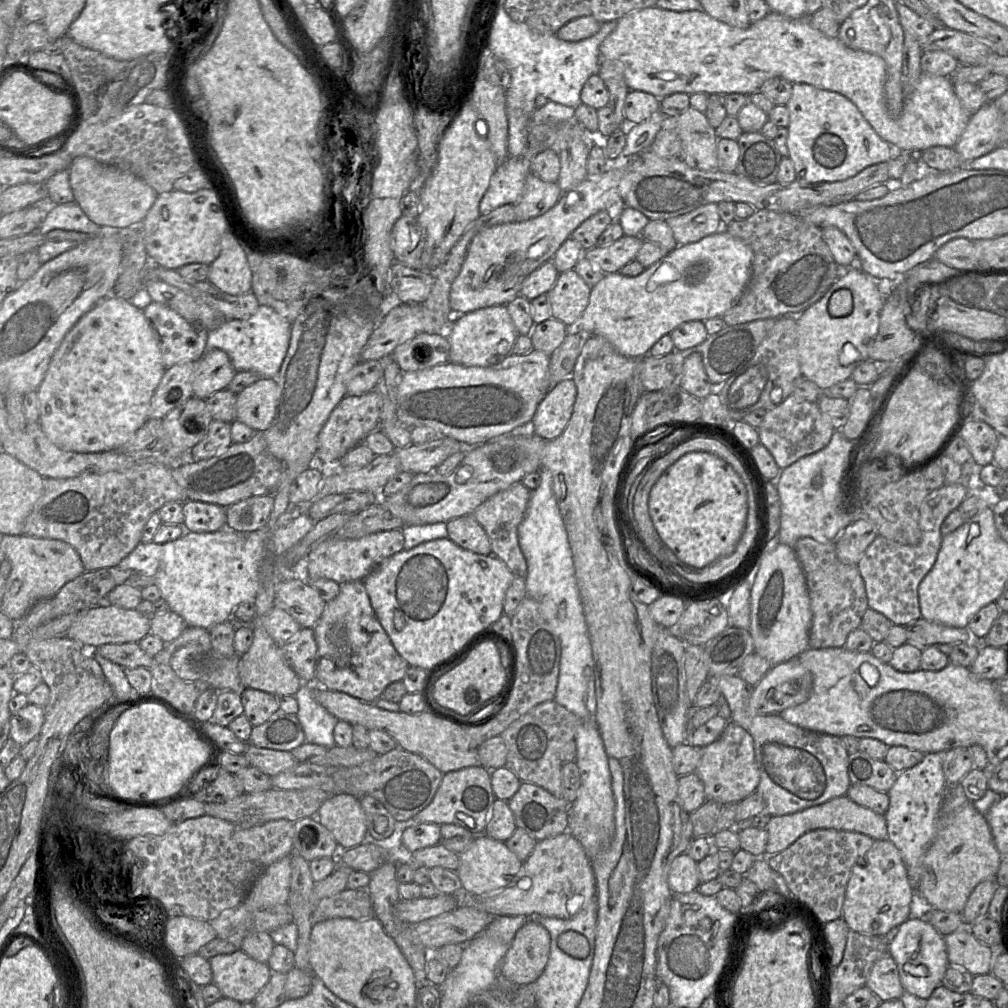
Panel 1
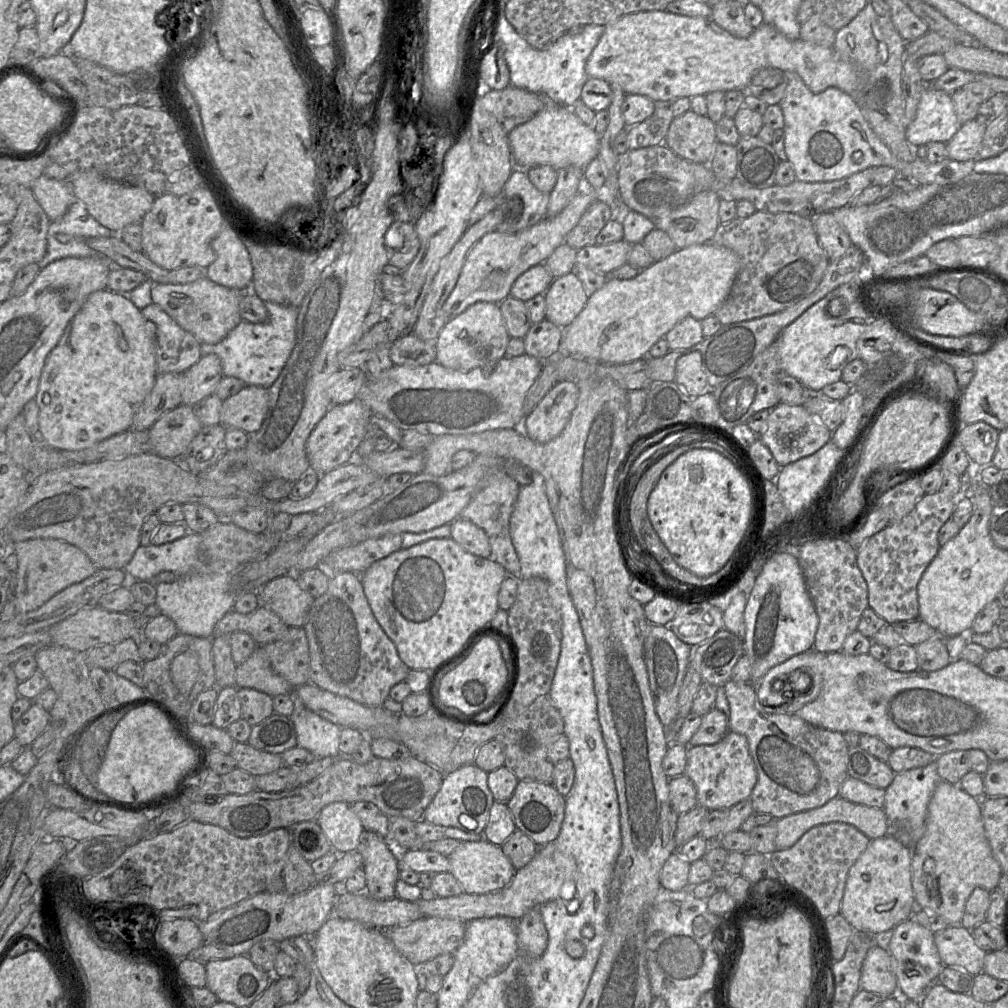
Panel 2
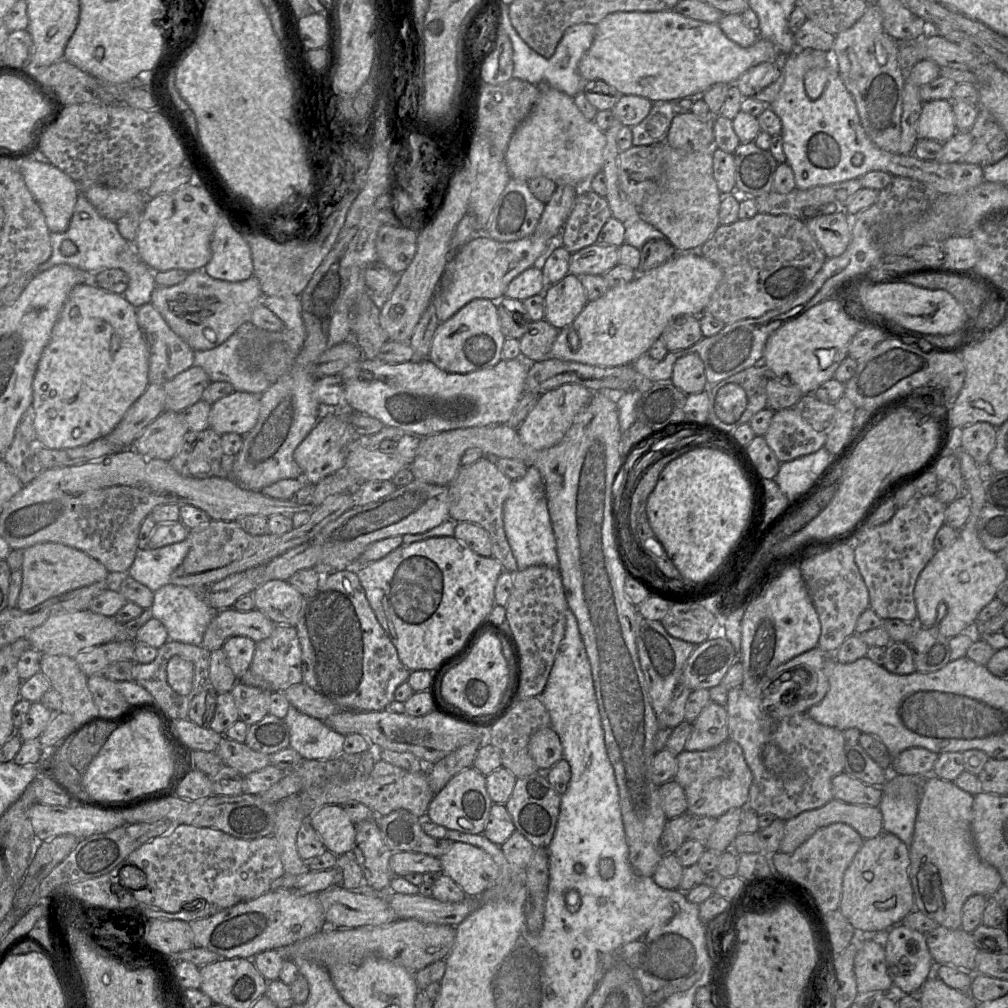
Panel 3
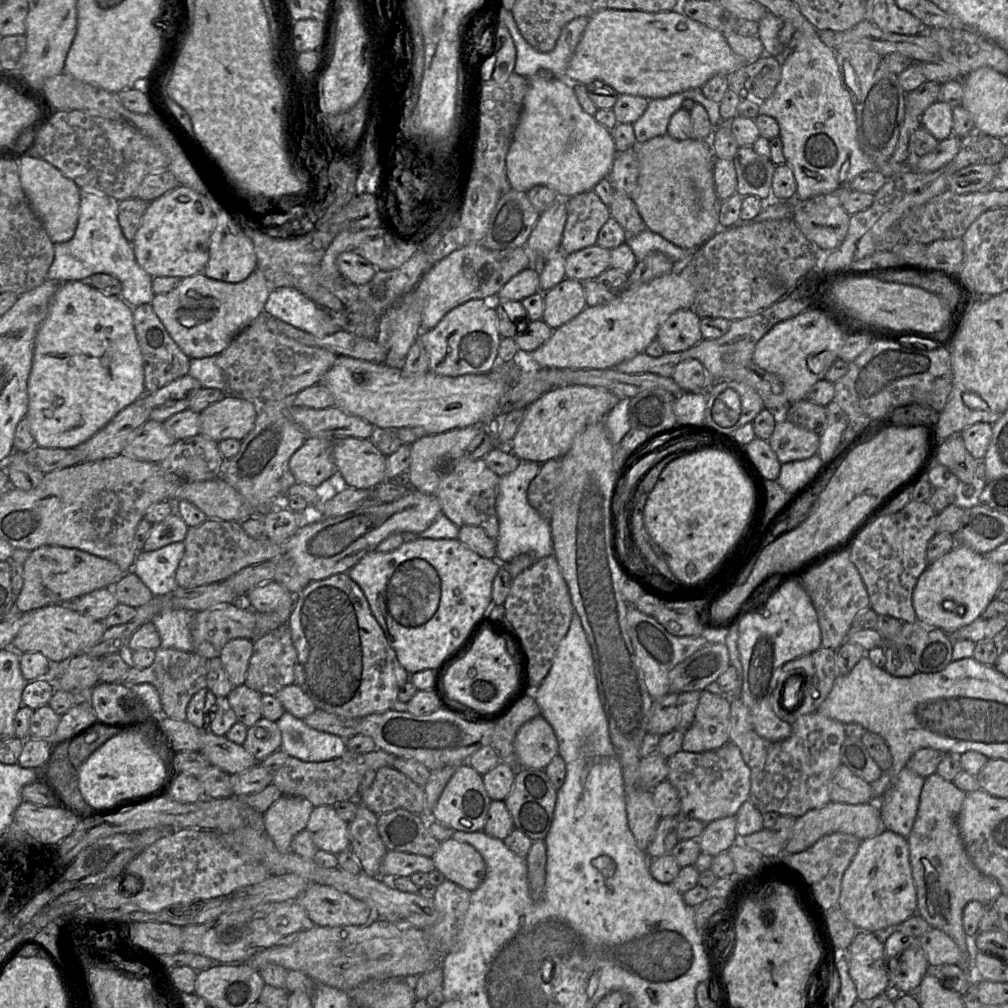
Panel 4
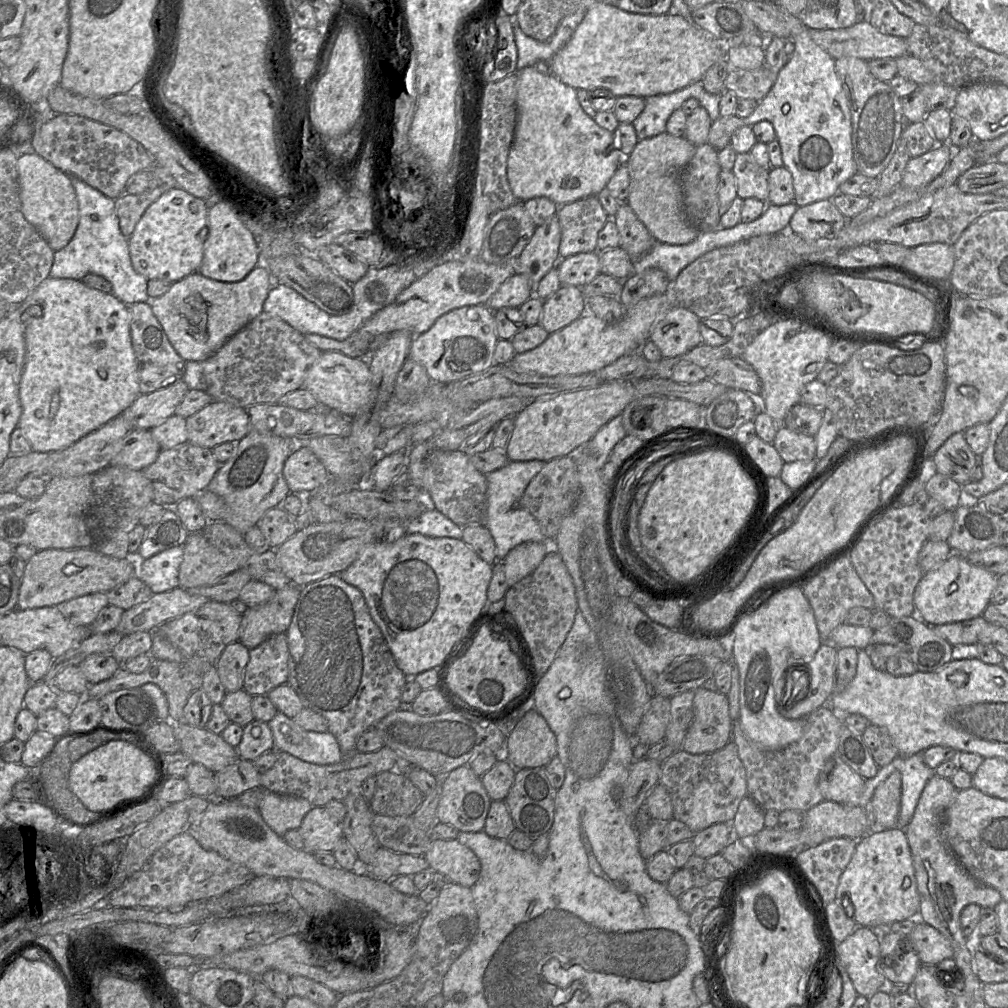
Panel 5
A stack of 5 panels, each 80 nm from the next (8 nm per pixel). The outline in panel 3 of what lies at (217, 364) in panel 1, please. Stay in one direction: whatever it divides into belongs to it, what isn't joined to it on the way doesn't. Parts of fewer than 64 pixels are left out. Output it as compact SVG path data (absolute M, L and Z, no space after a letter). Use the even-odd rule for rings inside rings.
M199 366L177 374L163 384L165 411L182 412L202 398L205 388L211 383L209 376Z

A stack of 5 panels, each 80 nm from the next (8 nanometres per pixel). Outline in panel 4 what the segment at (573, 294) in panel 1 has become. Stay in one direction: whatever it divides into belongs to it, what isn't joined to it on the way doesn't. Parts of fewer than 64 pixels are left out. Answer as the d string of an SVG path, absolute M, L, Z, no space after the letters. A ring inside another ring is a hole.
M564 278L543 293L542 321L554 331L577 316L586 306L583 282Z

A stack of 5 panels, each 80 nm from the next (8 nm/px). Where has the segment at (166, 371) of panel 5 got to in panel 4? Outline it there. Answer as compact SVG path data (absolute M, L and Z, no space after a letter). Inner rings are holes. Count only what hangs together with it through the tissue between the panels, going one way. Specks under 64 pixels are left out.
M151 304L133 308L133 321L137 341L143 356L144 386L146 393L153 393L169 382L188 374L190 358L171 338L155 314Z

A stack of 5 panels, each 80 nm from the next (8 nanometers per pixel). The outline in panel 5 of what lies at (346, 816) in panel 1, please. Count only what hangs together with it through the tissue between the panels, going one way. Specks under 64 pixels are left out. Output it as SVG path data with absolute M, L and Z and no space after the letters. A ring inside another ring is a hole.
M312 807L298 828L304 843L303 850L312 854L333 852L343 838L341 822L332 817L325 807Z

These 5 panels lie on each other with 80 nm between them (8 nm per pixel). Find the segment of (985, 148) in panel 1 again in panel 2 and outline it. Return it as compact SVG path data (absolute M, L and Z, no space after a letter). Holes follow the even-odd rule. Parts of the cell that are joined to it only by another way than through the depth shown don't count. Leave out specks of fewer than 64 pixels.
M978 116L963 123L946 143L948 159L957 161L973 160L981 147L985 129L984 122Z

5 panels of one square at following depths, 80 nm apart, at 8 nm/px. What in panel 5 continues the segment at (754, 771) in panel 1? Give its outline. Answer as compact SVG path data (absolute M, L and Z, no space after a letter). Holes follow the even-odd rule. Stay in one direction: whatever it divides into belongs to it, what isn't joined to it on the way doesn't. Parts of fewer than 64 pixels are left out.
M732 741L710 753L675 751L661 762L659 783L670 795L673 818L683 822L694 833L716 823L731 823L741 800L747 795L746 770Z

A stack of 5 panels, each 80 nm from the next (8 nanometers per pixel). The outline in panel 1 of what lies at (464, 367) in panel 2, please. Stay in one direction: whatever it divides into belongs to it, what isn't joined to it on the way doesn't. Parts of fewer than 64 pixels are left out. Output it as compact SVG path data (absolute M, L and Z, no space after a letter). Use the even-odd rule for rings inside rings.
M496 305L455 316L445 332L450 343L449 361L464 366L487 367L511 353L518 333L506 305Z

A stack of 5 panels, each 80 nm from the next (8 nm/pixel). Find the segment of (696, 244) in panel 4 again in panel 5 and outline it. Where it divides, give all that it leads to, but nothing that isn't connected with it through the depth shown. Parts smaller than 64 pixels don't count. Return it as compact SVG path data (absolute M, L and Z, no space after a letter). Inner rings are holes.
M698 106L687 116L685 137L674 136L665 131L638 140L632 152L624 157L630 176L629 192L625 202L657 241L683 245L695 240L700 233L686 218L680 177L694 156L696 147L708 142L711 124L708 111Z

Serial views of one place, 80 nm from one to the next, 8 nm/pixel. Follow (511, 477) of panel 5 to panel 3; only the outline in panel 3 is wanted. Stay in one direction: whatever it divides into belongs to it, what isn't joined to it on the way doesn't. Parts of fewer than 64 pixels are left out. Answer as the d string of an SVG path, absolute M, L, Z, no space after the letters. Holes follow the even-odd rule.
M529 466L523 478L512 481L509 496L503 506L503 521L518 570L534 565L545 565L559 570L556 540L547 508L545 485L536 467Z

